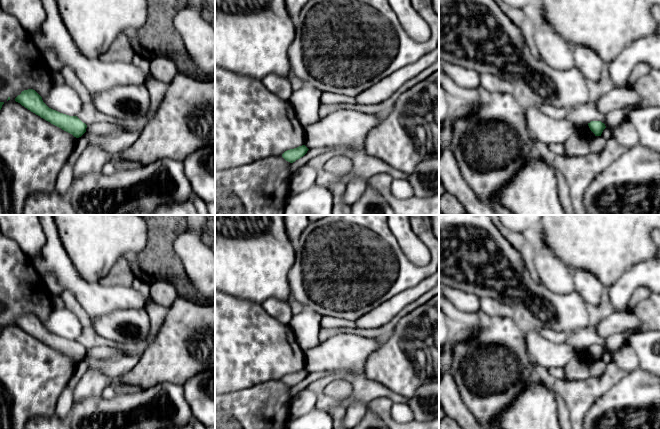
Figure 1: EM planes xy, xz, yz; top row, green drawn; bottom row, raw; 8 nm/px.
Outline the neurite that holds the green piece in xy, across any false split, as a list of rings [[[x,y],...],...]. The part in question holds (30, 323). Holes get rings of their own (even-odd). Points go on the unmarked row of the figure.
[[[33,313],[22,315],[15,322],[15,325],[76,362],[81,361],[86,356],[87,349],[77,340],[69,340],[49,332],[43,326],[42,321]]]

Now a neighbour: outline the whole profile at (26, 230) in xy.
[[[0,215],[0,230],[7,238],[14,240],[31,259],[39,254],[46,243],[38,215]]]

